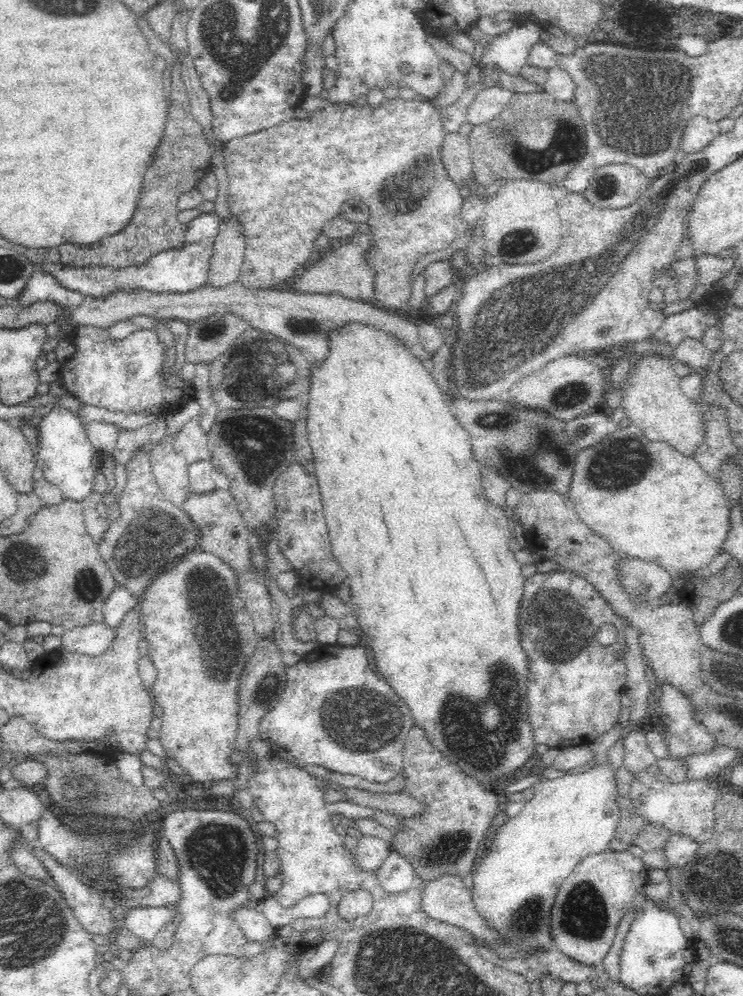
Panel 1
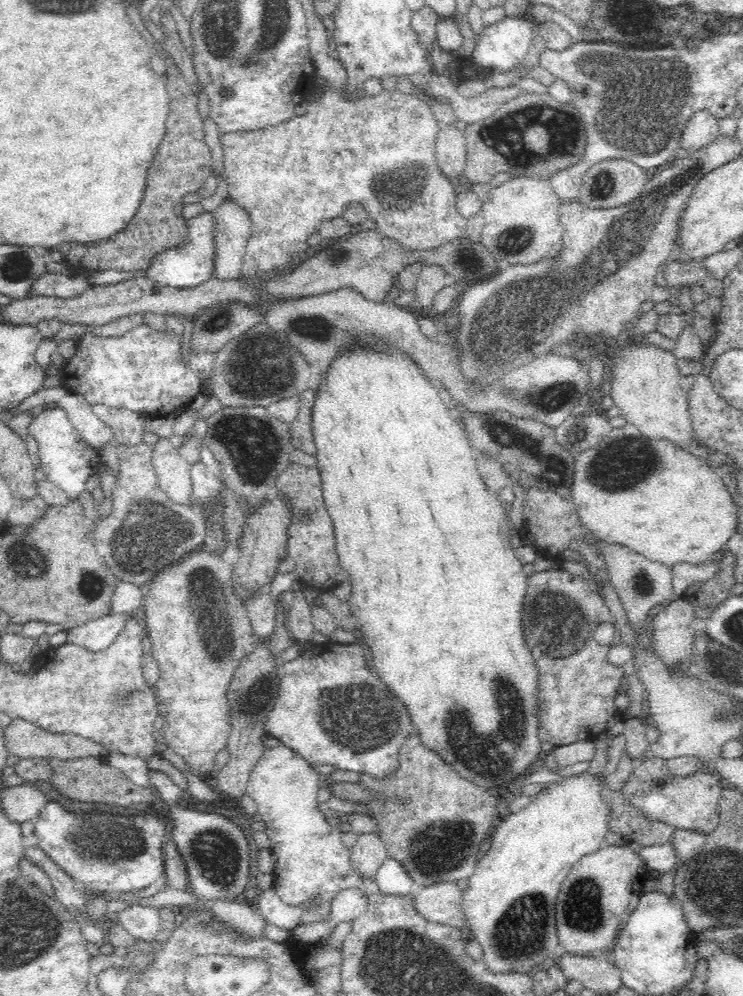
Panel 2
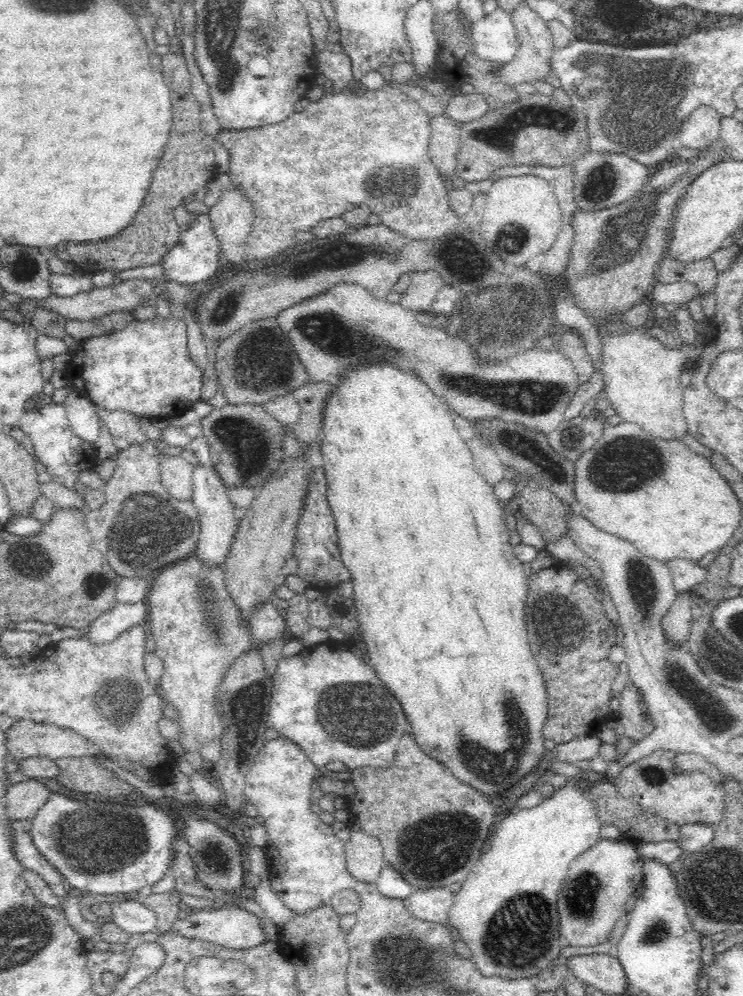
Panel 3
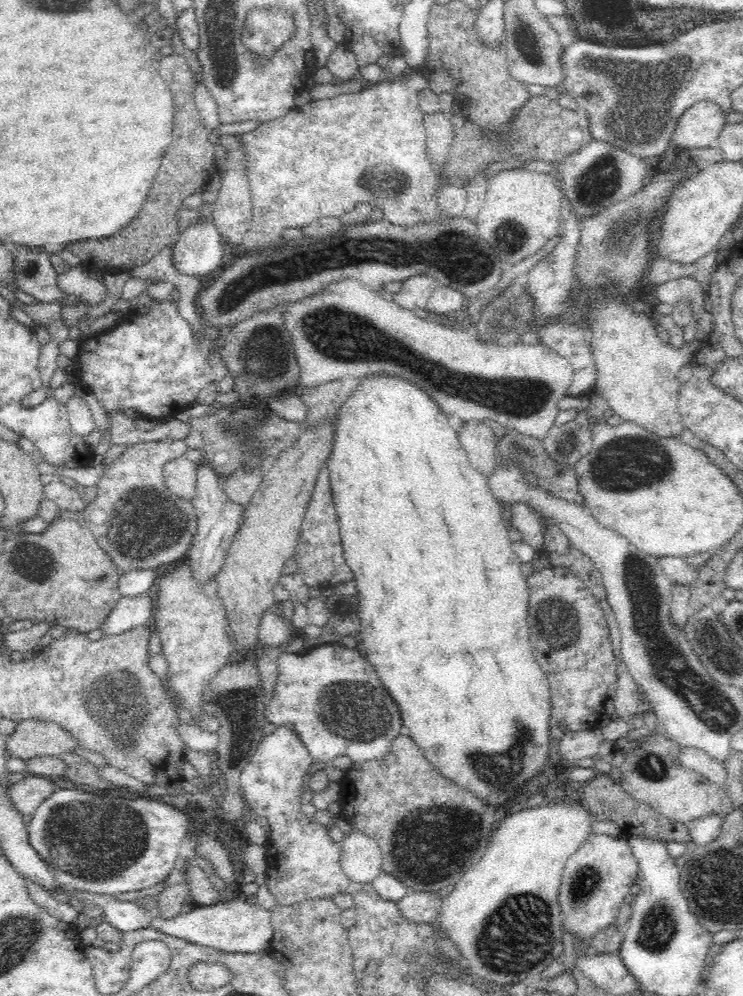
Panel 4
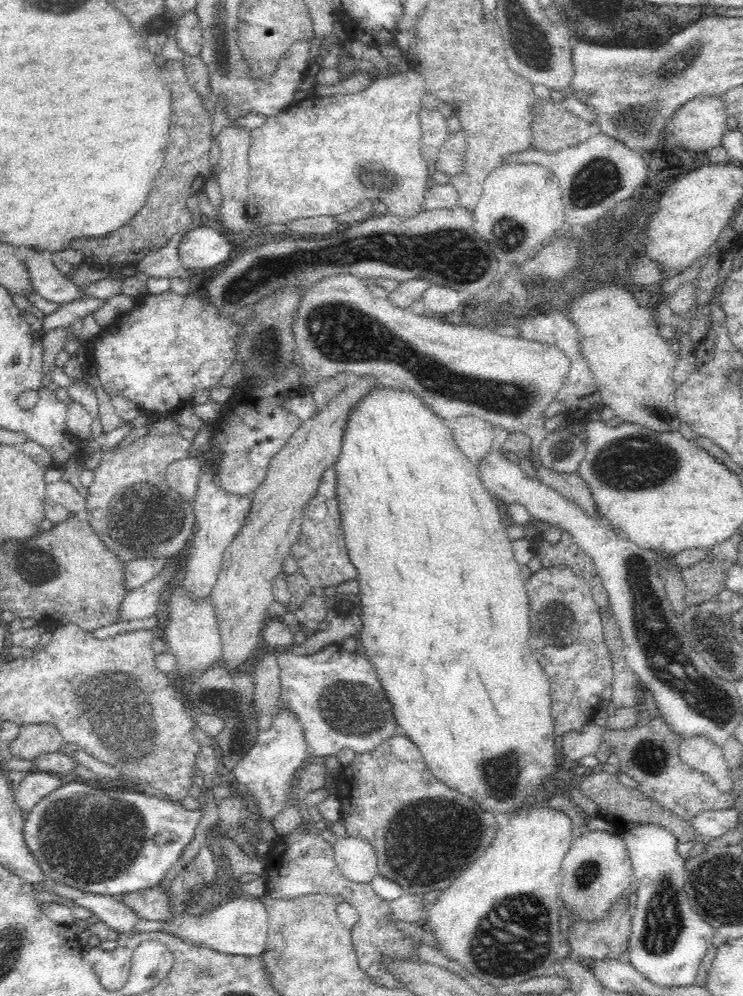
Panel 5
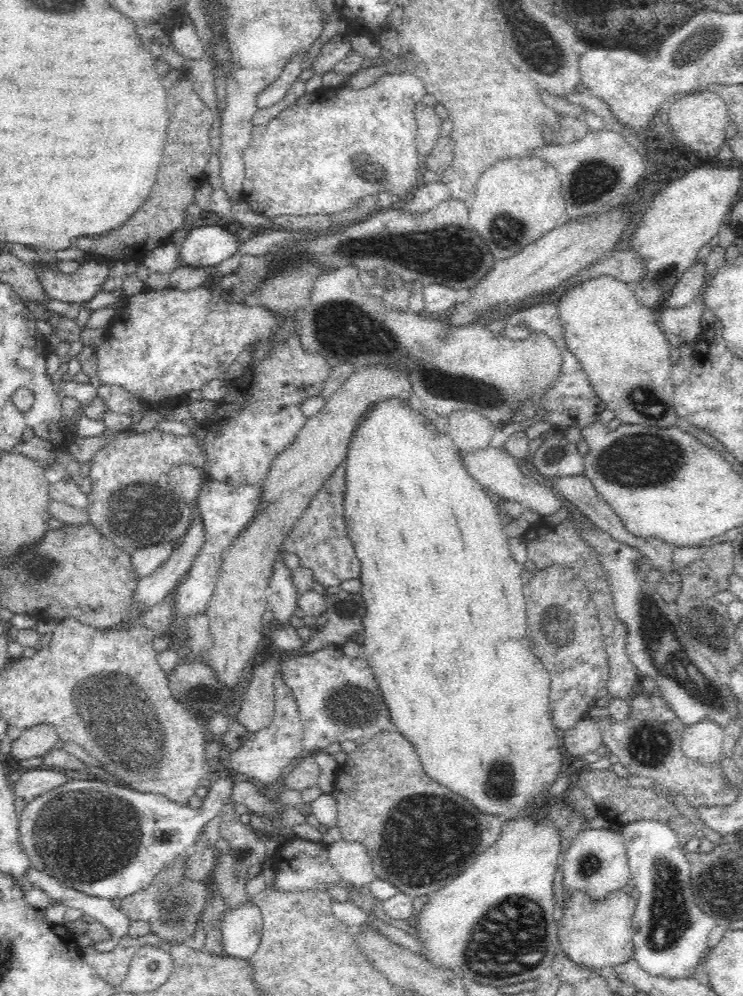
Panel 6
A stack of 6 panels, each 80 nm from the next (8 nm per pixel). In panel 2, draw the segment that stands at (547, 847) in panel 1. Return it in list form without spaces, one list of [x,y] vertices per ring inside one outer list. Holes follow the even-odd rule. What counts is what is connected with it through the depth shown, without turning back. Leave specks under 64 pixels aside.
[[[606,773],[564,777],[559,782],[546,783],[544,789],[534,795],[530,803],[516,813],[510,813],[496,822],[491,830],[491,846],[476,863],[476,870],[469,878],[470,886],[463,891],[462,912],[470,924],[470,936],[484,948],[481,962],[494,974],[526,973],[545,958],[554,958],[561,951],[556,936],[554,900],[556,892],[571,866],[588,853],[606,845],[606,834],[615,812],[616,802],[604,801],[602,791],[607,788]],[[530,896],[538,896],[546,904],[530,904]]]

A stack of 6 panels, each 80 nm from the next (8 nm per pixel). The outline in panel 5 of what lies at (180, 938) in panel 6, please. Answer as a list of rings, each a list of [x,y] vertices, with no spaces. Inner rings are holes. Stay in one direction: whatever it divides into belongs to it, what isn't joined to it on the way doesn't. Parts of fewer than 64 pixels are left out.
[[[158,882],[156,886],[138,892],[128,893],[124,896],[122,903],[130,909],[134,909],[136,915],[144,920],[167,921],[174,915],[185,912],[188,906],[200,904],[200,887],[192,888],[187,898],[180,902],[178,906],[169,906],[169,887],[164,887]]]

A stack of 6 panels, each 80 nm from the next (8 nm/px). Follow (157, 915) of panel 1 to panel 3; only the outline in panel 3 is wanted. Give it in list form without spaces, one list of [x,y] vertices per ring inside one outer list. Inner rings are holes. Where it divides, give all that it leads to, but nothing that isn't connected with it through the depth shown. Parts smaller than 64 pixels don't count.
[[[109,898],[113,907],[111,908],[112,922],[128,934],[144,934],[144,932],[156,931],[156,913],[148,906],[137,901],[124,901],[117,898]]]

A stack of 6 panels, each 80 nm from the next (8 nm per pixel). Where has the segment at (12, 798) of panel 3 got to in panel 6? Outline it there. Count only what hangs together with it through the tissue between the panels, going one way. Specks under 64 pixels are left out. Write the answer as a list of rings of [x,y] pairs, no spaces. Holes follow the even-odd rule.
[[[50,768],[26,769],[17,780],[13,794],[30,804],[37,796],[68,782],[71,779],[64,771]]]

